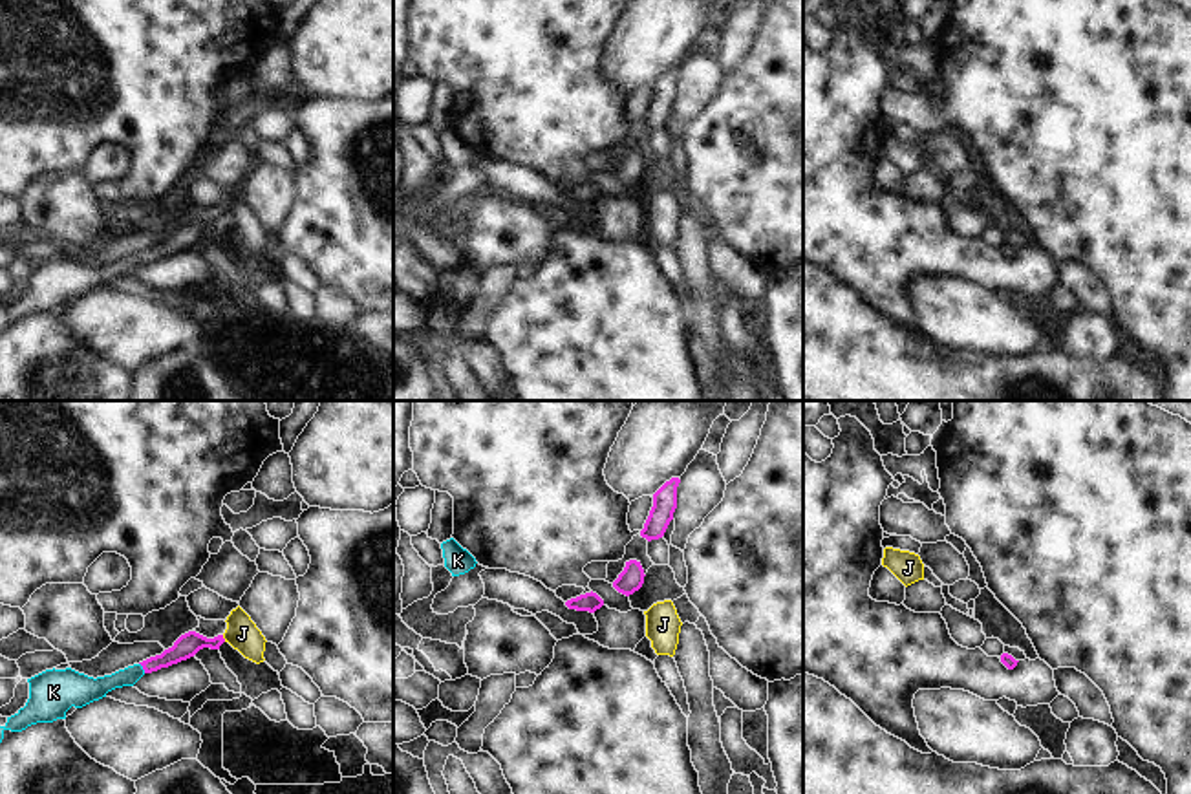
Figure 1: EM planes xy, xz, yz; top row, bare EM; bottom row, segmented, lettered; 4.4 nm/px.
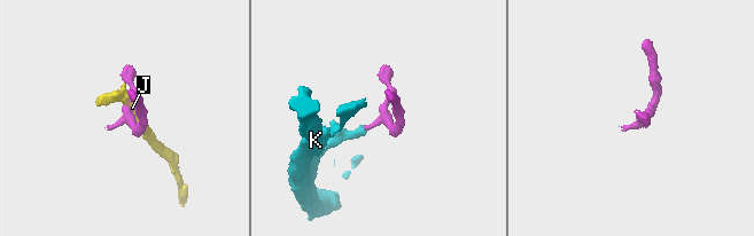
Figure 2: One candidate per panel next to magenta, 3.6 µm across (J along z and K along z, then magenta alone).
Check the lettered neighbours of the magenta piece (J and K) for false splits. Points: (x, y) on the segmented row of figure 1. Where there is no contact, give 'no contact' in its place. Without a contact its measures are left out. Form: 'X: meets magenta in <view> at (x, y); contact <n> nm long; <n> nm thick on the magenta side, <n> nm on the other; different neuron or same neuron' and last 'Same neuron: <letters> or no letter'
J: meets magenta in xy at (224, 639); contact 40 nm long; 100 nm thick on the magenta side, 140 nm on the other; different neuron
K: meets magenta in xy at (143, 668); contact 50 nm long; 100 nm thick on the magenta side, 100 nm on the other; same neuron
Same neuron: K

